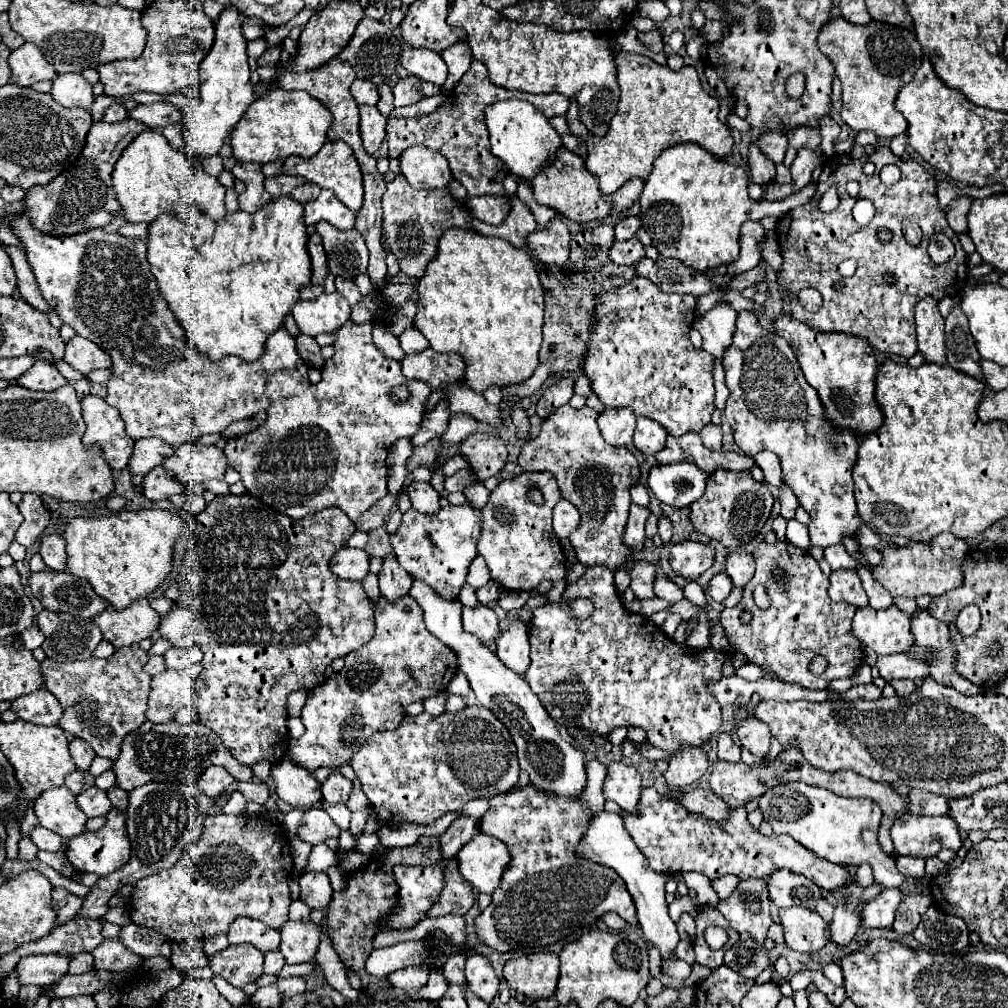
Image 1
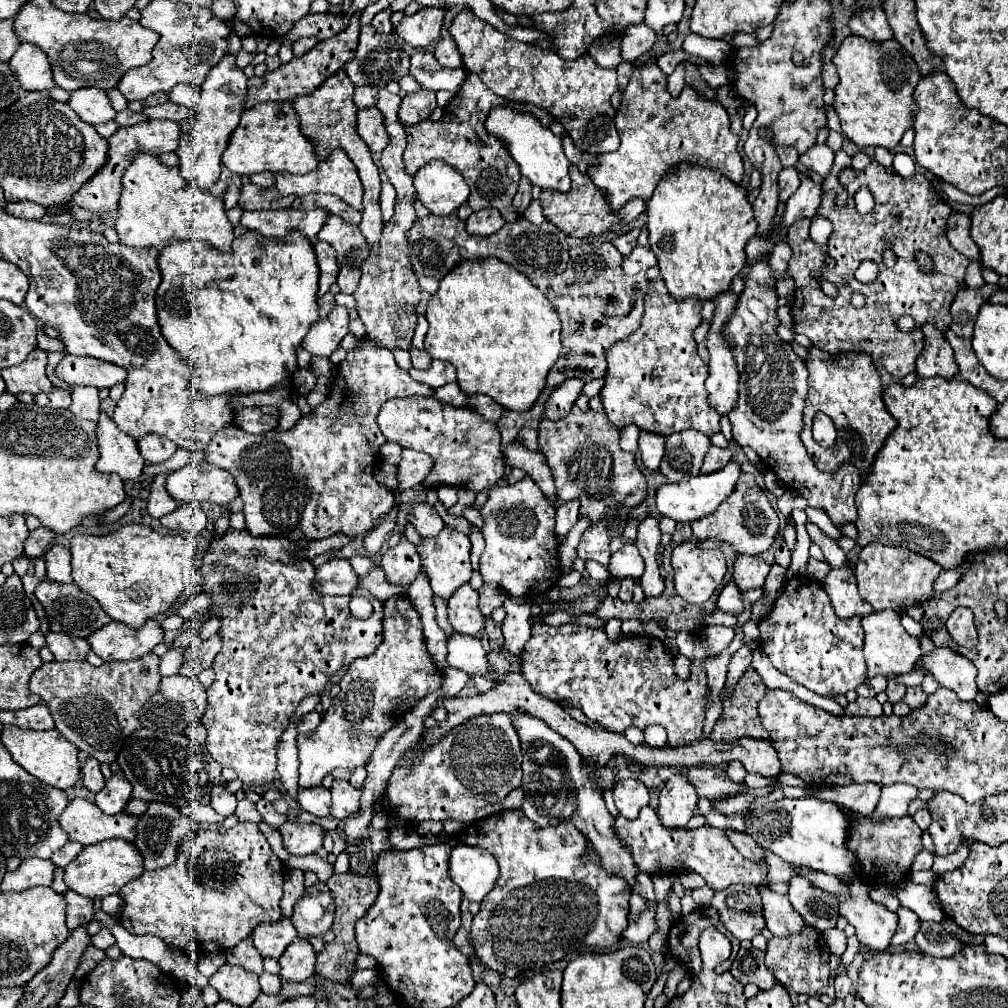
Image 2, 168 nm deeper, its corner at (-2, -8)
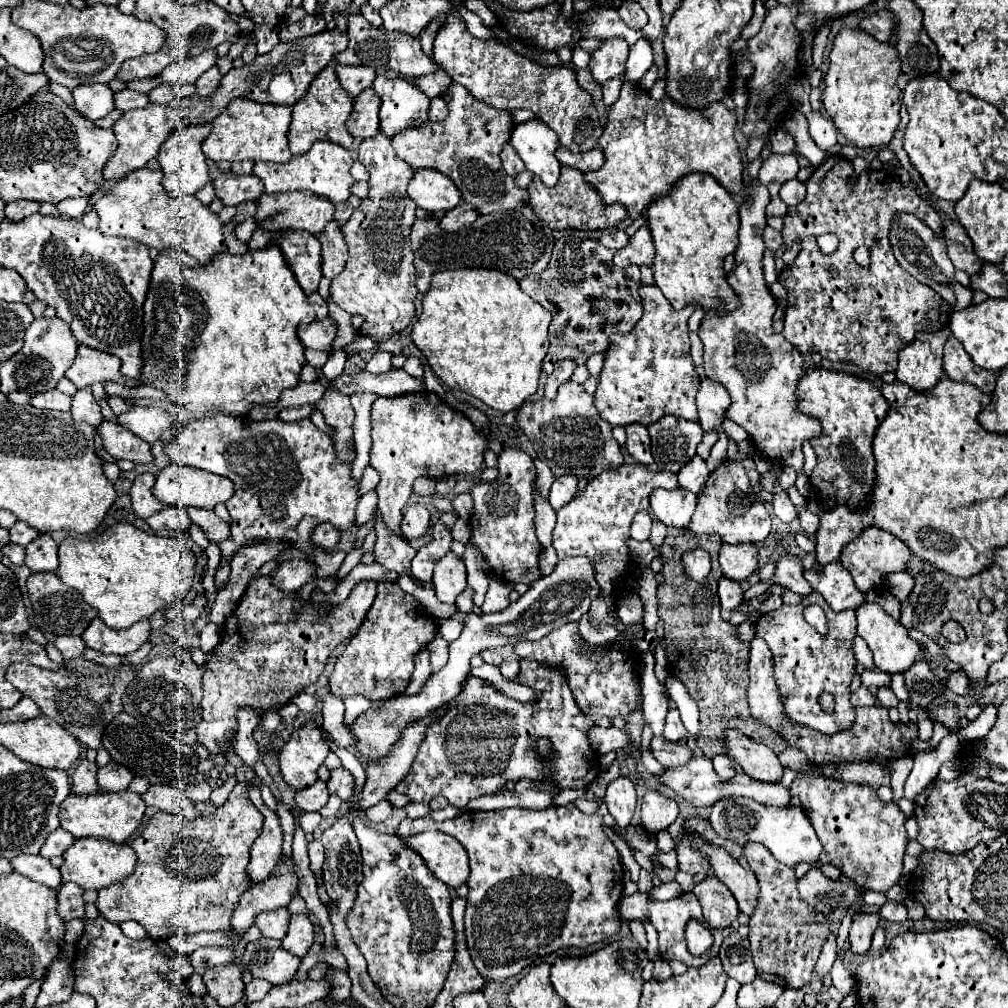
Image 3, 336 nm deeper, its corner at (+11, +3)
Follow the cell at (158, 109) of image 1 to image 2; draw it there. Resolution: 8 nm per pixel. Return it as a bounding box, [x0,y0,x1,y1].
[144,101,190,121]

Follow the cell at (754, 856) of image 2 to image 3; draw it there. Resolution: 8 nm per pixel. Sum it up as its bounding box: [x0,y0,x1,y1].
[743,842,831,988]

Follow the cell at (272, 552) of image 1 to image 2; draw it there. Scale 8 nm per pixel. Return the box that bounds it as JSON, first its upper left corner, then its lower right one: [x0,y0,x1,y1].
[200,529,382,787]

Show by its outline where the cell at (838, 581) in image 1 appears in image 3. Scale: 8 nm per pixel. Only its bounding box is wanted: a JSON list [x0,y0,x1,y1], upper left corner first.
[805,560,865,612]

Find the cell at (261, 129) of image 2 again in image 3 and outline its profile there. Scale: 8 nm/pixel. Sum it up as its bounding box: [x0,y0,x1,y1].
[203,98,291,162]

